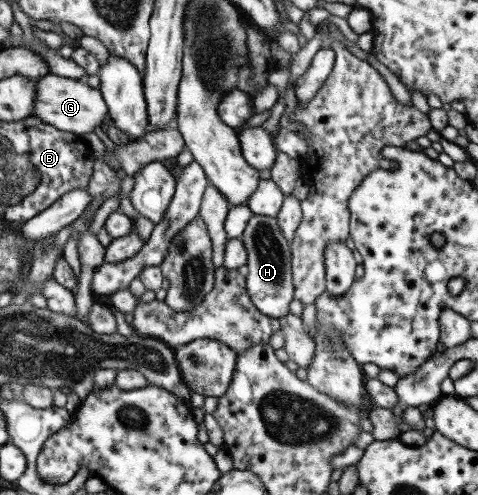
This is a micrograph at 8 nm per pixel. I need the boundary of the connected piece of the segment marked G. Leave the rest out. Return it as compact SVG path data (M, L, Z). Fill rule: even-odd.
M50 72L36 81L36 100L32 101L32 106L32 117L56 127L56 130L77 135L93 132L103 118L109 118L98 89L91 88L84 80L59 77Z

